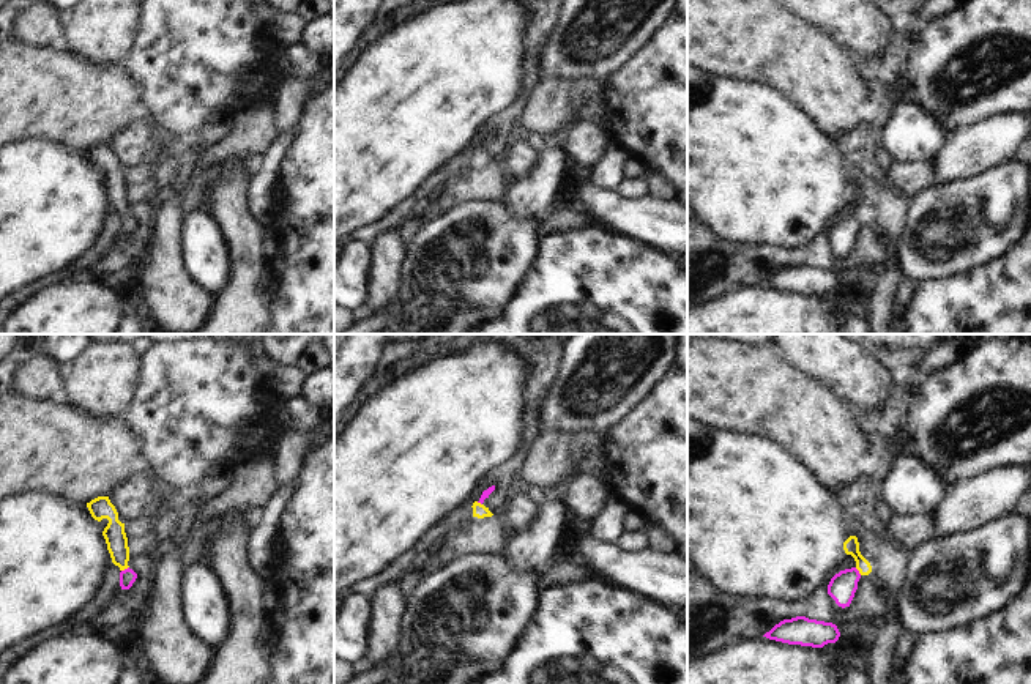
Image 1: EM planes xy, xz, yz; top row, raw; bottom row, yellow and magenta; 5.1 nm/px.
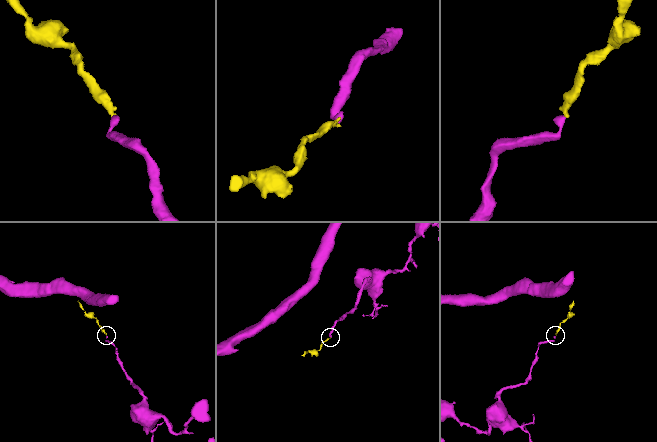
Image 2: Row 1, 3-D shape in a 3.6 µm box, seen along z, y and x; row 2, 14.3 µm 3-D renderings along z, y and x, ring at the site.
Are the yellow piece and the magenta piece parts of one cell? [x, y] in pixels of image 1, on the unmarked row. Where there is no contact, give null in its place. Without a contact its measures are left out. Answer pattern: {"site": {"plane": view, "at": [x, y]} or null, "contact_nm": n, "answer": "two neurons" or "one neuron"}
{"site": {"plane": "xy", "at": [125, 215]}, "contact_nm": 50, "answer": "one neuron"}

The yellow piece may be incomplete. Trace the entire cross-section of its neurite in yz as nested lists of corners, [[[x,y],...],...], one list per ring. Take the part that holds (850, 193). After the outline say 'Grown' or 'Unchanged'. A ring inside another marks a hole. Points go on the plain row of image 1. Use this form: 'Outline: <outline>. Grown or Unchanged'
Outline: [[[850,183],[843,189],[843,197],[847,202],[854,205],[856,213],[836,221],[828,232],[828,241],[842,255],[850,254],[858,236],[859,225],[872,219],[870,210],[859,199],[859,189],[856,183]]]. Grown

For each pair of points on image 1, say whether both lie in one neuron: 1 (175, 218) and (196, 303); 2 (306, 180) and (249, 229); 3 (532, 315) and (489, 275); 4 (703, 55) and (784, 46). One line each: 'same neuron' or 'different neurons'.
1: same neuron
2: different neurons
3: different neurons
4: same neuron

